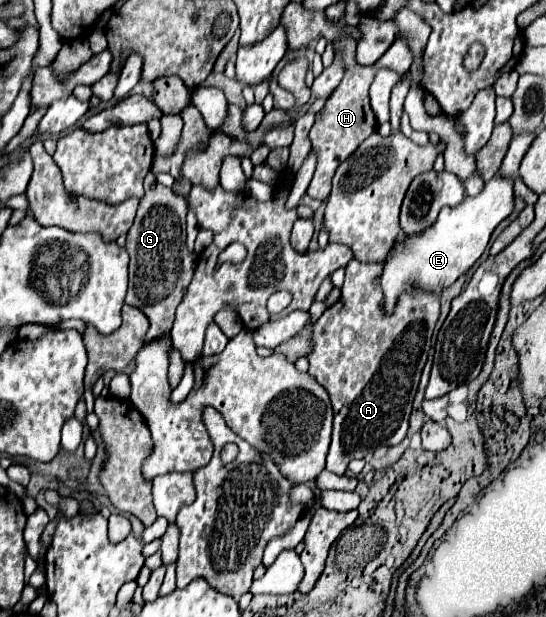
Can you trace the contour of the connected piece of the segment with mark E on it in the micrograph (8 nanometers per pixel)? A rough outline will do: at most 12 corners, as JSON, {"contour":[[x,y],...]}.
{"contour":[[514,179],[476,197],[390,251],[386,311],[408,287],[442,291],[484,253],[514,211]]}

